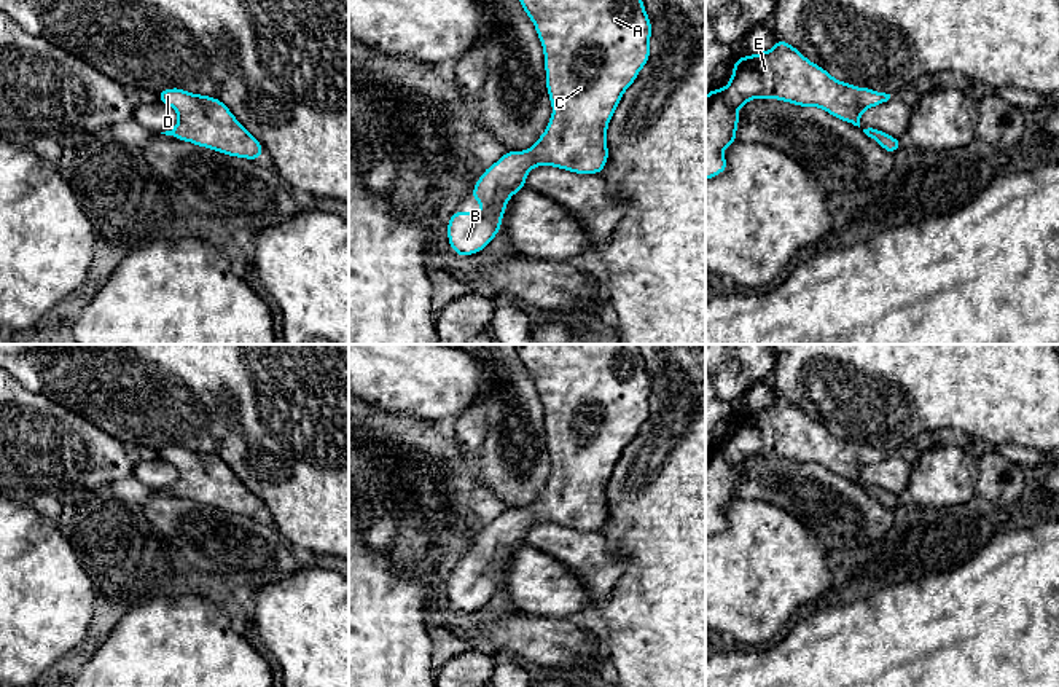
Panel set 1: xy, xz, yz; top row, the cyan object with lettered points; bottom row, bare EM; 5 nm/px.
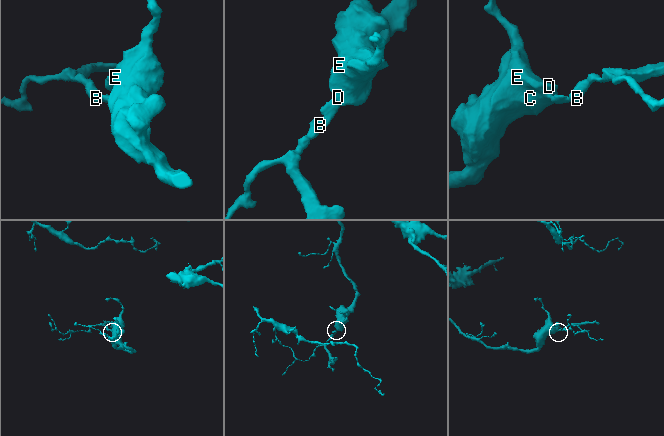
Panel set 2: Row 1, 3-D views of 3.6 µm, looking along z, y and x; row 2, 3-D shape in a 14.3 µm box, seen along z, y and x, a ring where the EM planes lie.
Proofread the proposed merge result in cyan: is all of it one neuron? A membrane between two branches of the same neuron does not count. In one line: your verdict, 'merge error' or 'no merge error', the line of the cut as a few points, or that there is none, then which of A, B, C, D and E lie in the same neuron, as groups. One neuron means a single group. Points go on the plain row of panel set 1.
no merge error; cut none; groups A B C D E

